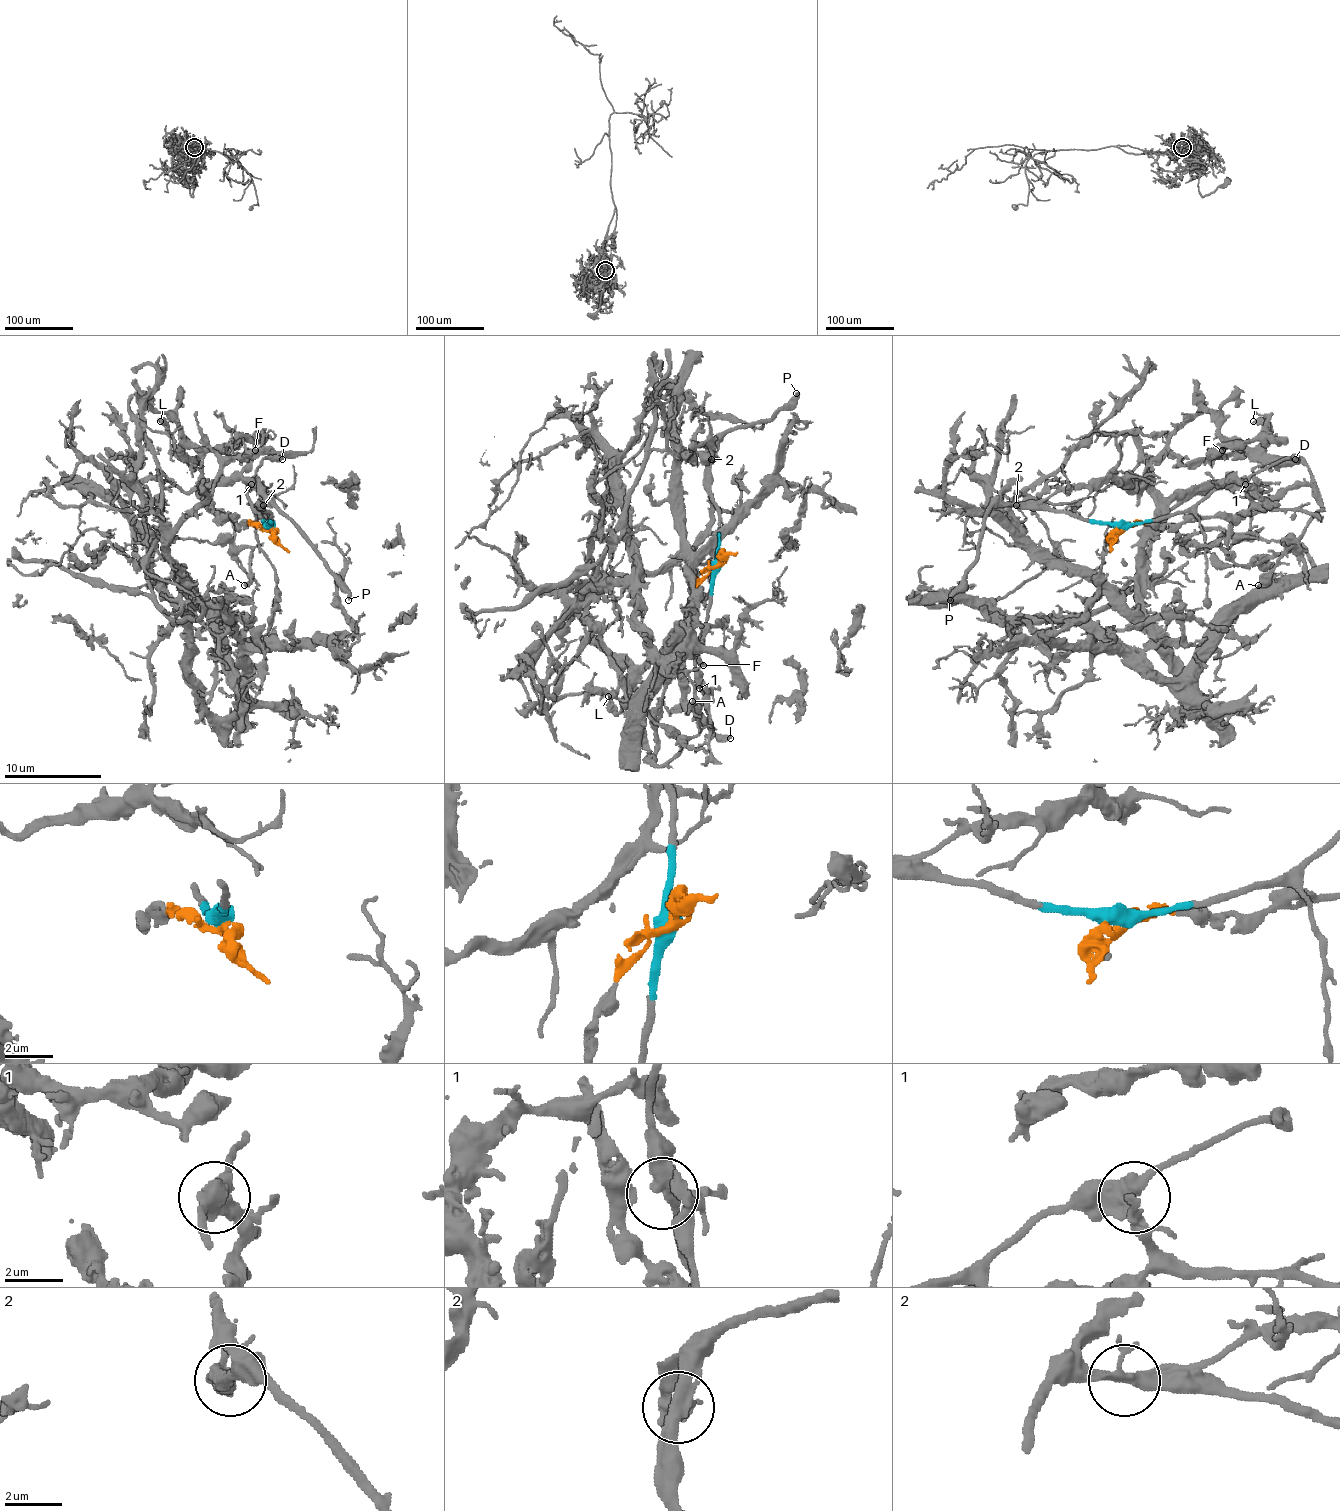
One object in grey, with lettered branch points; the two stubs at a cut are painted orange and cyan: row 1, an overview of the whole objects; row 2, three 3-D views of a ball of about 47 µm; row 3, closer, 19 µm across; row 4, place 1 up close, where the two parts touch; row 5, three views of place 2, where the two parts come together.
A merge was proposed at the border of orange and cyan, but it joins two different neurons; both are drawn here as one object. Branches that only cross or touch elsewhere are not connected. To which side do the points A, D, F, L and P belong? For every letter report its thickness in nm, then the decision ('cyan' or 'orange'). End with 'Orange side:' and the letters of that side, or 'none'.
A: 320 nm | orange
D: 440 nm | cyan
F: 440 nm | orange
L: 320 nm | orange
P: 280 nm | cyan
Orange side: A, F, L

